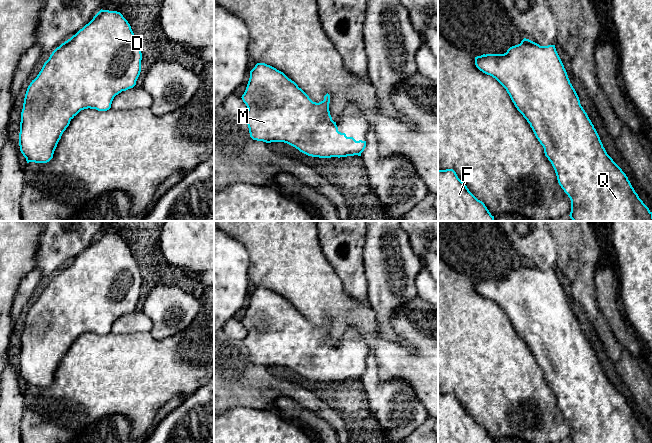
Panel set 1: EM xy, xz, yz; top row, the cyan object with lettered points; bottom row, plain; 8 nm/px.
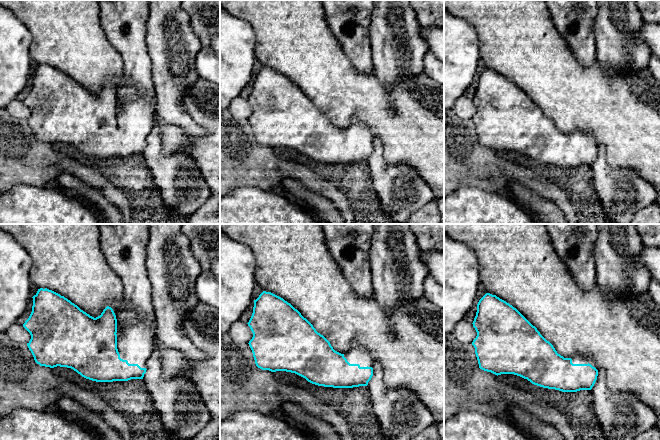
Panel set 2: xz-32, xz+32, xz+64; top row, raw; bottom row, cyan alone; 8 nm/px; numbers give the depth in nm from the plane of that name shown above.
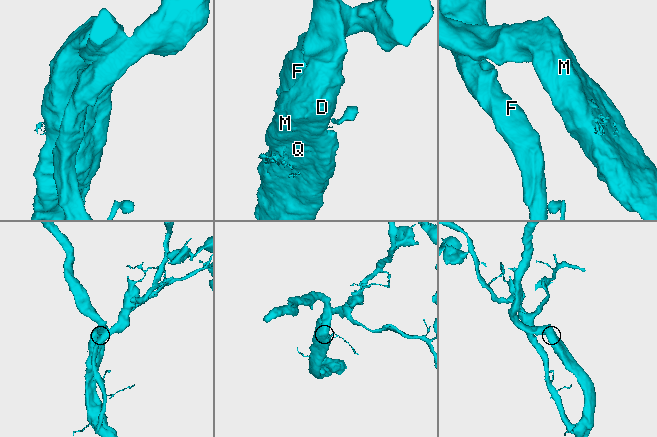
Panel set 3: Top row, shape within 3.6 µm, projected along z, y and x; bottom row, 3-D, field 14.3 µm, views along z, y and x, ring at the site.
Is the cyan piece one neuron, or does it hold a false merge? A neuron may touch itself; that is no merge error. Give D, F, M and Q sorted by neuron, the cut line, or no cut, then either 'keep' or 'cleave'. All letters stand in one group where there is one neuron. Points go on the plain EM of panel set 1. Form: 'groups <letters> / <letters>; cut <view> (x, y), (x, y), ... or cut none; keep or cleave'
groups D F M Q; cut none; keep

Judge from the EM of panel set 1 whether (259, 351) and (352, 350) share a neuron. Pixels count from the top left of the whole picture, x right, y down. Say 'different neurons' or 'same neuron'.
same neuron

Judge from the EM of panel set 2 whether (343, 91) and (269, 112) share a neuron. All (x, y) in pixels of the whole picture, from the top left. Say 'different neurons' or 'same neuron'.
different neurons

